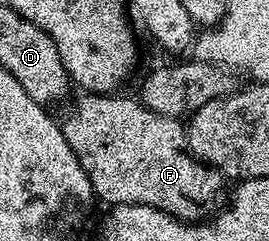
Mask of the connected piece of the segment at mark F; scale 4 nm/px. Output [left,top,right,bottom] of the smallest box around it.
[59,92,227,222]

